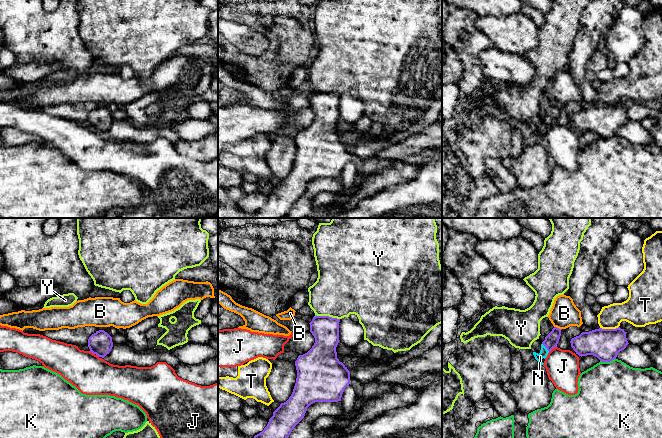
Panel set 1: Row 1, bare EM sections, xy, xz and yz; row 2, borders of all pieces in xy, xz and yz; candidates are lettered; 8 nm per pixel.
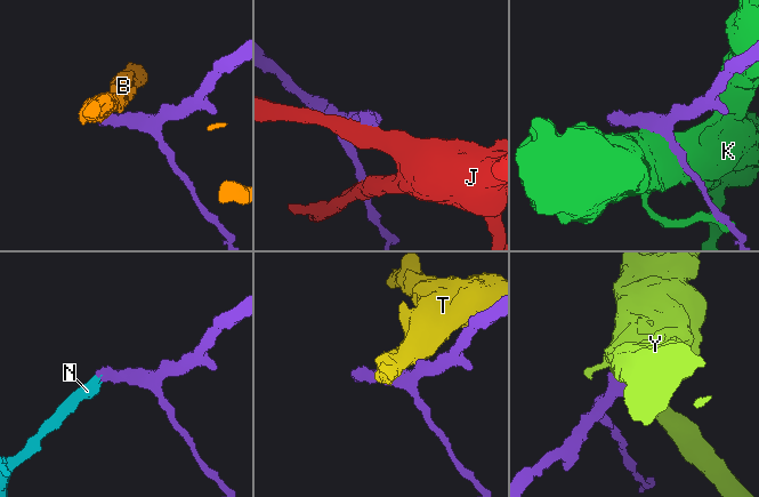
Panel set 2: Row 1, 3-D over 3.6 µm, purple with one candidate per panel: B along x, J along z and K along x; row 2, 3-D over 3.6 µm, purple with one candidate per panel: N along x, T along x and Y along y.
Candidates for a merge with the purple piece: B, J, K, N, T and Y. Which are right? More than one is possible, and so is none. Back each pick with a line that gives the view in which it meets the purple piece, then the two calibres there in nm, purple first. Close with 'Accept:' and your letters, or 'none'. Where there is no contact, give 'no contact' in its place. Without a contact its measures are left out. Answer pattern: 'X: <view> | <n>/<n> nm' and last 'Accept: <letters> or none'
N: yz | 110/70 nm
Accept: N

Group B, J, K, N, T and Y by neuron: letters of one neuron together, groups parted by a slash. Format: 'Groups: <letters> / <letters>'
Groups: B / J / K / N / T / Y

